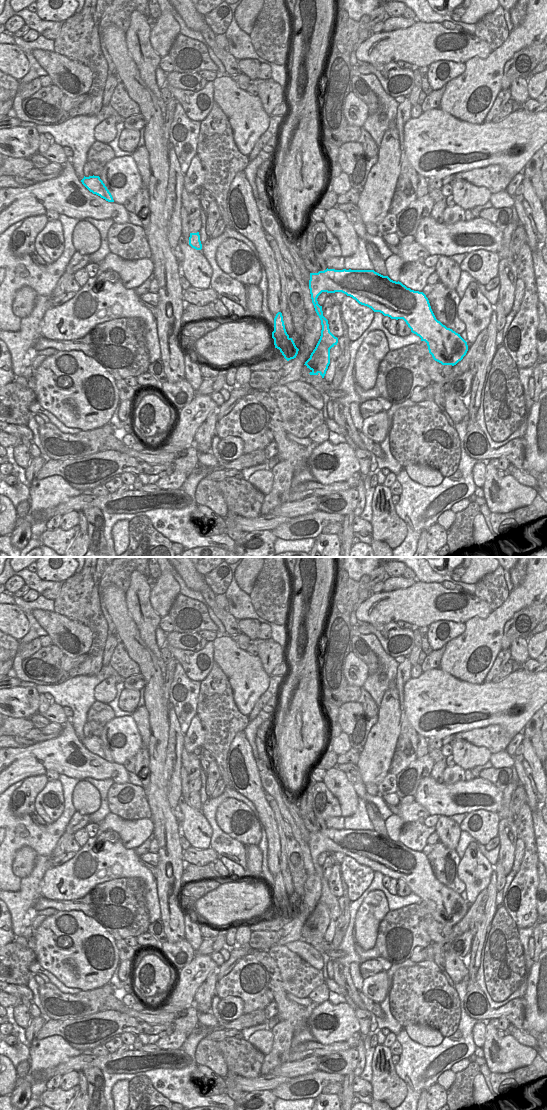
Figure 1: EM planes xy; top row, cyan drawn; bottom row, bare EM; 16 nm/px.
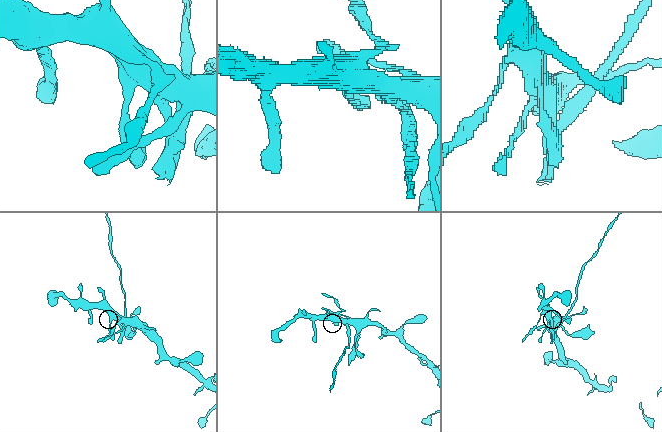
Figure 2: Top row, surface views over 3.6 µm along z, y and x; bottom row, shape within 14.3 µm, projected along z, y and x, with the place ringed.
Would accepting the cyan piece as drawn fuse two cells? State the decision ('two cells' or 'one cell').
two cells

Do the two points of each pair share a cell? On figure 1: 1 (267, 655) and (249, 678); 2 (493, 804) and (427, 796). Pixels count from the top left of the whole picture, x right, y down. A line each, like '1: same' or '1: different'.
1: different
2: same

